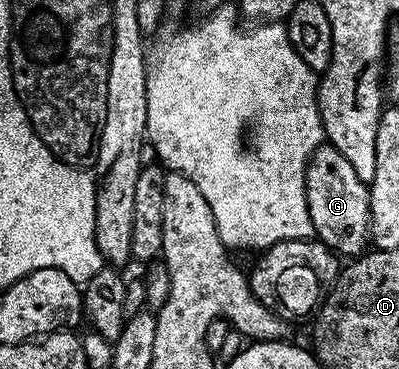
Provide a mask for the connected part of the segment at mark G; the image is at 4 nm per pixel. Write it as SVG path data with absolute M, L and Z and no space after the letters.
M323 143L310 155L305 168L305 198L316 240L322 241L327 248L333 250L334 254L340 255L342 258L345 256L345 259L353 259L366 252L371 241L369 235L369 186L366 181L359 179L359 175L355 175L355 167L351 167L349 160L334 145Z

